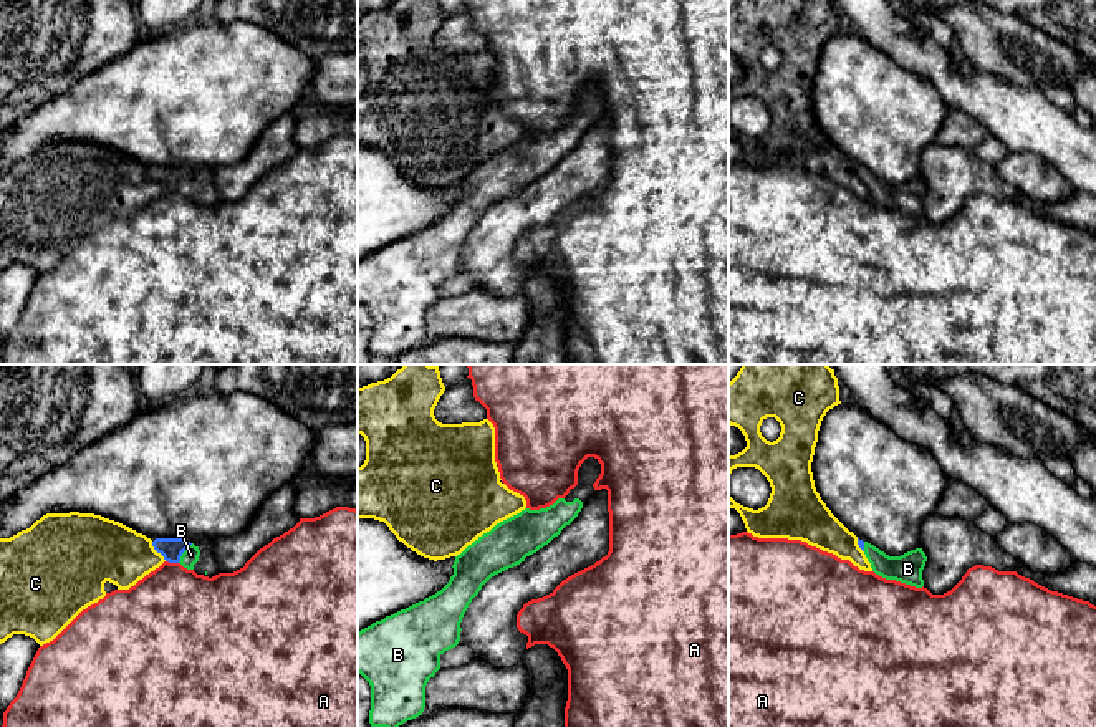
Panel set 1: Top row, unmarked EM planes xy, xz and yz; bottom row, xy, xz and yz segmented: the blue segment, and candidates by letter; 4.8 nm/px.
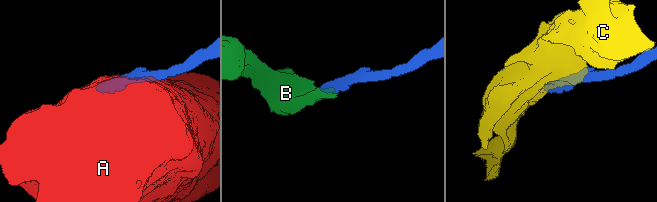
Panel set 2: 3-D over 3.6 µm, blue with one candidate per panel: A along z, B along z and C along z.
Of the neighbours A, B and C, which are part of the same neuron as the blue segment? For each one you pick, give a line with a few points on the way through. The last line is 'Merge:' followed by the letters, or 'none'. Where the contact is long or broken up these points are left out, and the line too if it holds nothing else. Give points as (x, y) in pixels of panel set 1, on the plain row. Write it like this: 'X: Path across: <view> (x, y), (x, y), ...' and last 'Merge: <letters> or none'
B: Path across: xy (171, 178), (182, 181), (191, 184)
Merge: B

